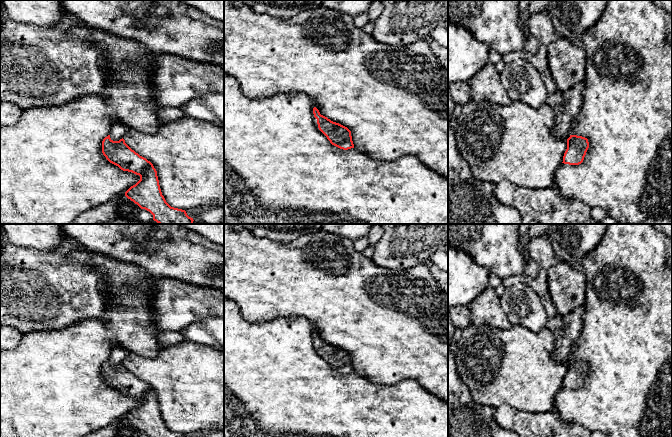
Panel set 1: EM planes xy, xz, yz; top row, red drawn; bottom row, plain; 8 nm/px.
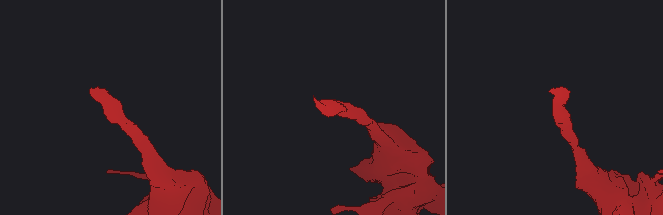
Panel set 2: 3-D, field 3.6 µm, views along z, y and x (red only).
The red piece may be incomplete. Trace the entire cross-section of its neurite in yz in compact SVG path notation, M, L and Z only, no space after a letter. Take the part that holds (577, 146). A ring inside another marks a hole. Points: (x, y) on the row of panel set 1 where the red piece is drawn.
M581 81L571 89L562 92L562 103L554 108L555 123L553 127L556 137L567 141L567 149L562 162L564 164L581 164L589 148L587 138L571 134L571 126L578 117L582 106L584 88L585 81Z

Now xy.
M114 122L110 134L102 141L102 153L110 163L118 166L123 171L132 172L140 176L140 180L125 192L125 196L141 209L149 211L153 215L153 220L158 224L193 224L193 218L189 217L185 210L171 207L166 202L153 164L125 143L124 137L127 130L128 128L122 123Z

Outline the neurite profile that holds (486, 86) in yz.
M495 64L487 65L471 77L467 83L471 88L470 101L490 102L499 105L509 105L512 101L501 83L500 73Z

